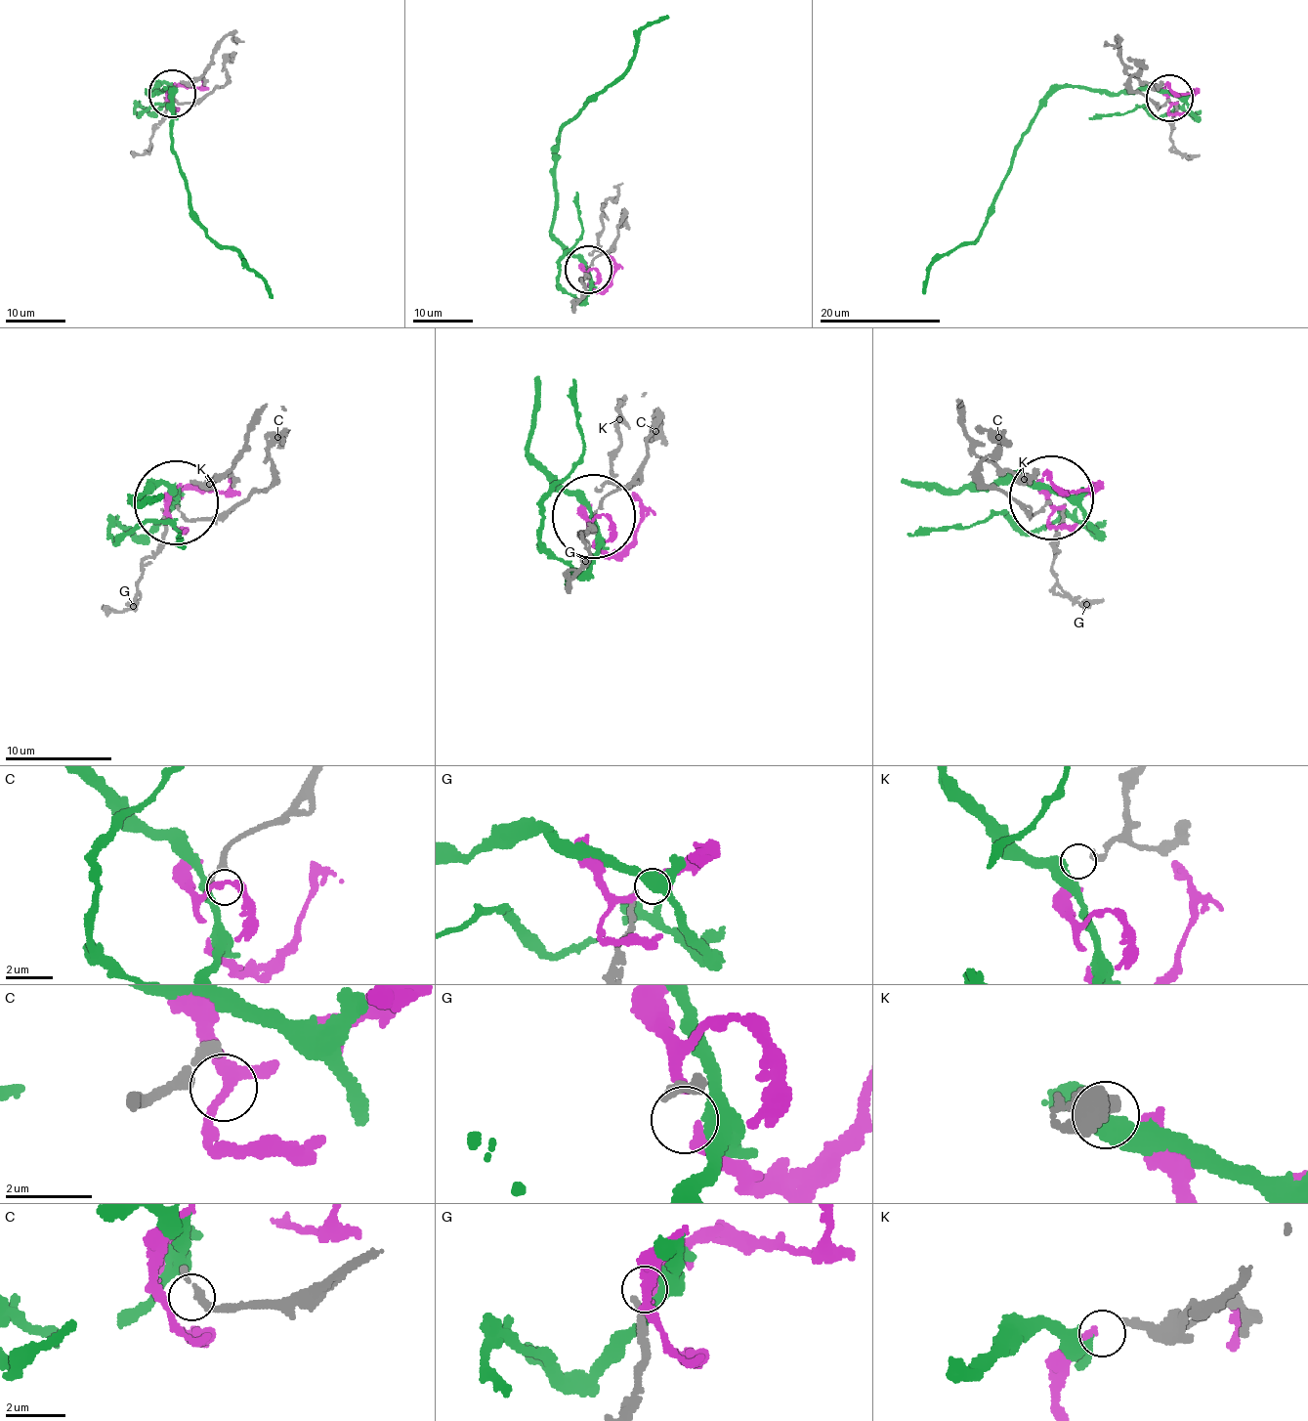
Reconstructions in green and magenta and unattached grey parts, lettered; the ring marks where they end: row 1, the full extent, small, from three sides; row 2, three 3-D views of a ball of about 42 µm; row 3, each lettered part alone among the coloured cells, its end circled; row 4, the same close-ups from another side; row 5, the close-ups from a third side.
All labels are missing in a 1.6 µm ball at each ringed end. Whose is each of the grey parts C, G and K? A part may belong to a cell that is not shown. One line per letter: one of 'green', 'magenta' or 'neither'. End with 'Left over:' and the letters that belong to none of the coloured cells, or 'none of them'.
C: neither
G: neither
K: green
Left over: C, G

